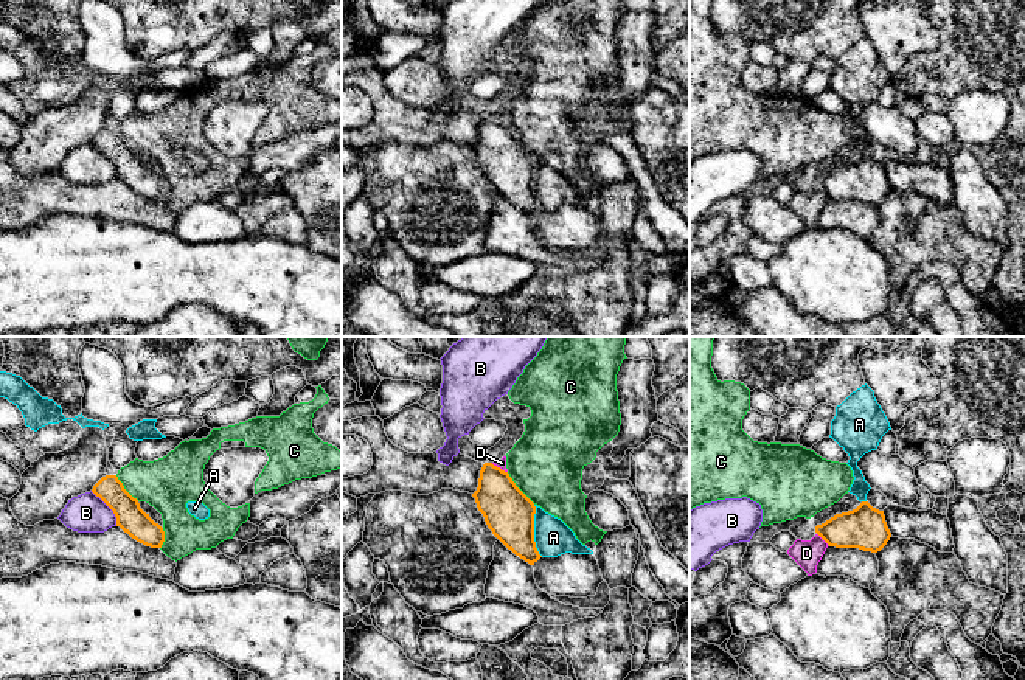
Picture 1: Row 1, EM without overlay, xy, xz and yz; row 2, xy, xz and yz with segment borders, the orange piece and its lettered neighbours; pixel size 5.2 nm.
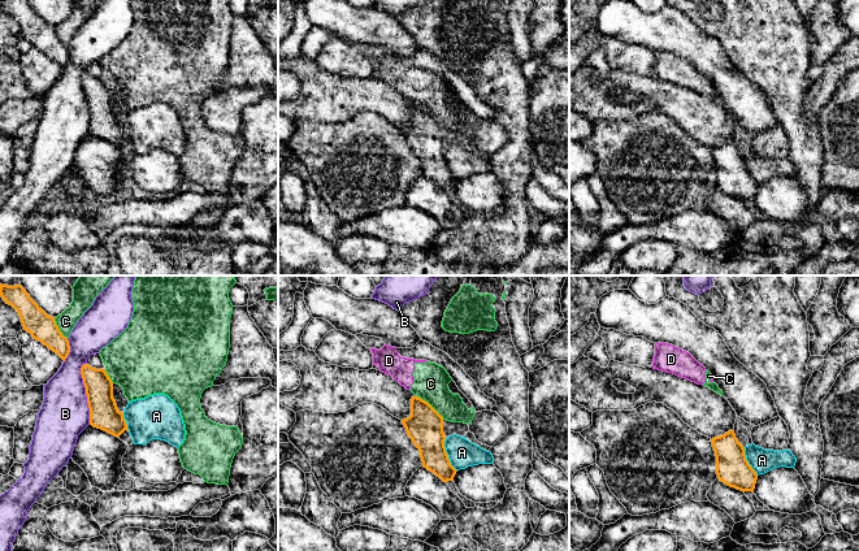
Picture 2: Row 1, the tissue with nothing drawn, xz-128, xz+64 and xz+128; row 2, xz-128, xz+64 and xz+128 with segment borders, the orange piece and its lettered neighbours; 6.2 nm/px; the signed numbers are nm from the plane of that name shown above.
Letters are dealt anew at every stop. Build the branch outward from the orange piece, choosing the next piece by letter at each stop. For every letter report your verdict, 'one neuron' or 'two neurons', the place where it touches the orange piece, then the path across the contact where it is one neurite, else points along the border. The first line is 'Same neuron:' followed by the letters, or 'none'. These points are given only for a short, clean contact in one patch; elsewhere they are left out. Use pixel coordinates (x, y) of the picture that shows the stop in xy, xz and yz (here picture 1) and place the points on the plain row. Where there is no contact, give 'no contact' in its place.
Same neuron: none
A: two neurons; contact xz (533, 183)
B: two neurons; contact xy (109, 159)
C: two neurons; contact xz (517, 140)
D: two neurons; contact yz (823, 191); border yz (817, 185), (828, 196)

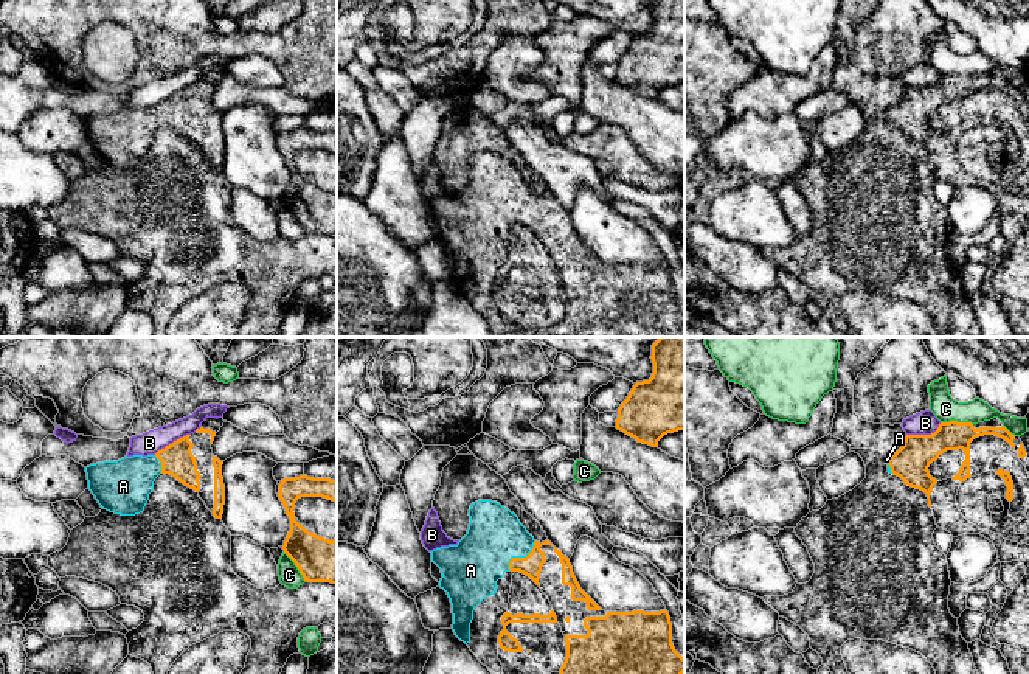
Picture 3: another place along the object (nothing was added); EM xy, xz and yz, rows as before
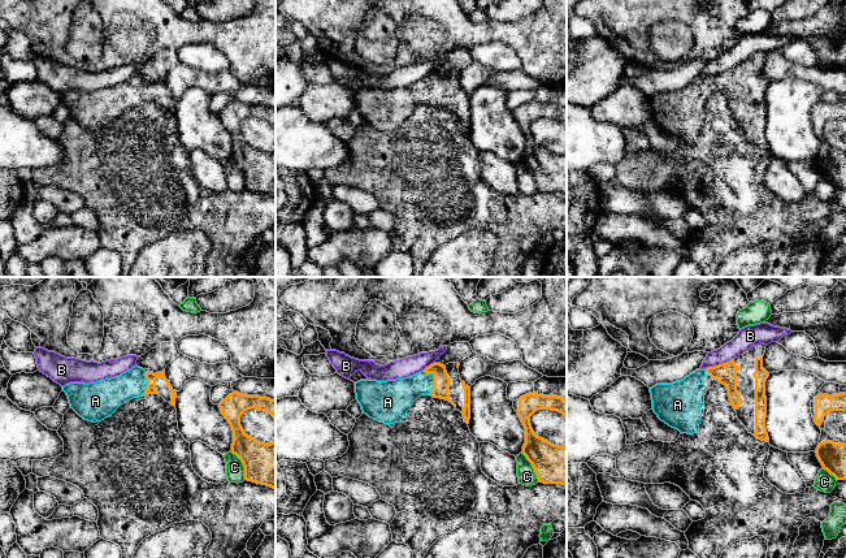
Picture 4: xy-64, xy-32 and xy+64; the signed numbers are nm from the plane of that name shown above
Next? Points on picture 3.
Same neuron: A
A: one neuron; contact xz (520, 210)
B: two neurons; contact yz (924, 87)
C: two neurons; contact yz (956, 73)

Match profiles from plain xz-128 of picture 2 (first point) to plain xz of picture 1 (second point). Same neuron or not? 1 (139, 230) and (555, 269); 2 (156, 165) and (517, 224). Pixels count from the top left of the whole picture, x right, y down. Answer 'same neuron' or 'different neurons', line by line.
1: different neurons
2: different neurons

